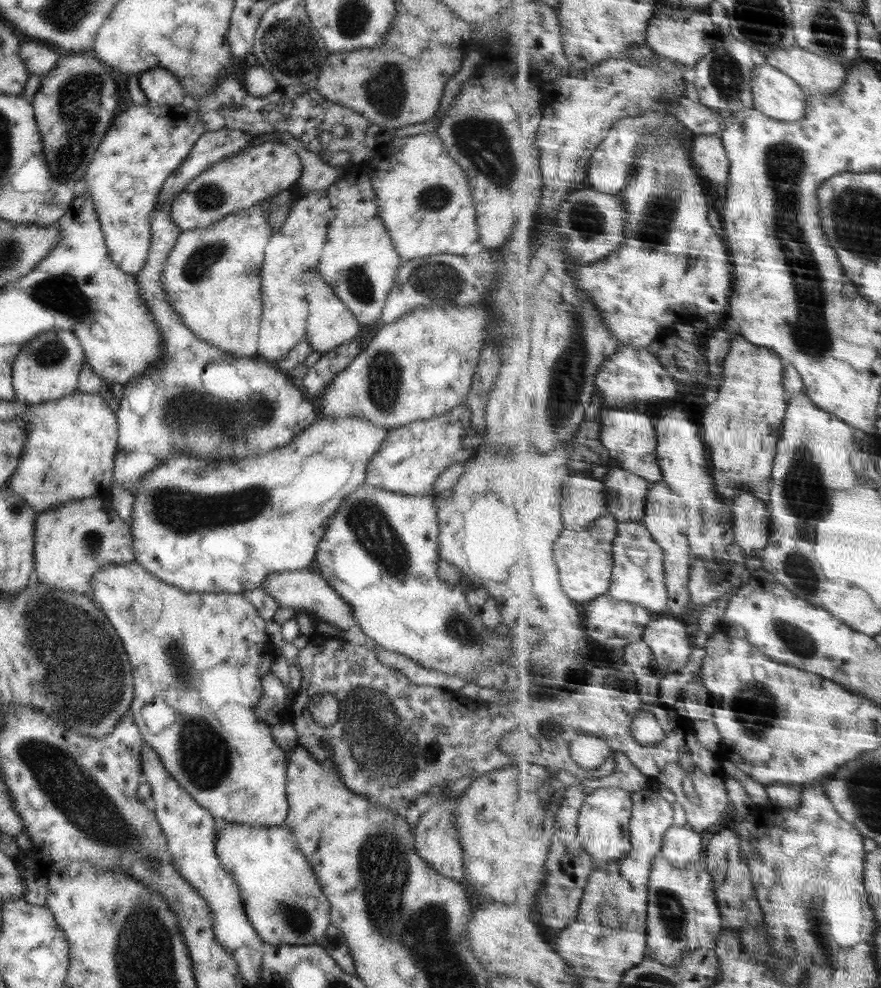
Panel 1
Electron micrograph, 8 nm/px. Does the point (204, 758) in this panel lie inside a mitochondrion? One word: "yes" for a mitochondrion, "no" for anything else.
yes

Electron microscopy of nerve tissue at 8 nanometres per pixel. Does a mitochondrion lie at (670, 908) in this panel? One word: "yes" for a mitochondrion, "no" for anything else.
yes

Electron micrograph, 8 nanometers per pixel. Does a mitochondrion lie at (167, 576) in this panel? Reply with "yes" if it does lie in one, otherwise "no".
no

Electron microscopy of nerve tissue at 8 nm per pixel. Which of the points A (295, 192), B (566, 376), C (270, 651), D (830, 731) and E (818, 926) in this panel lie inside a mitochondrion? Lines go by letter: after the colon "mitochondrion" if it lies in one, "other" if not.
A: other
B: mitochondrion
C: other
D: other
E: mitochondrion

